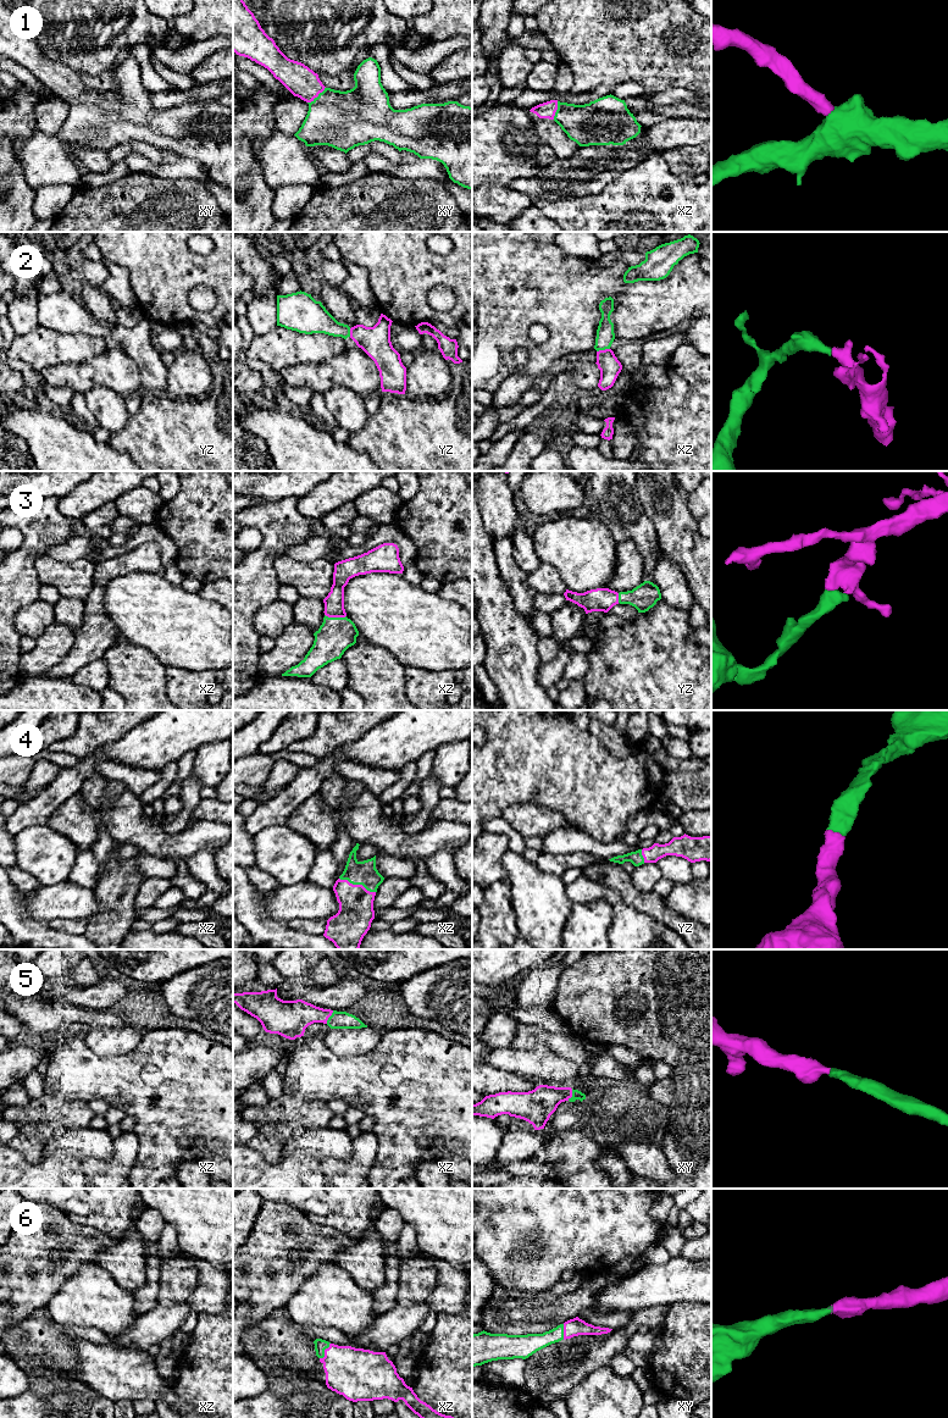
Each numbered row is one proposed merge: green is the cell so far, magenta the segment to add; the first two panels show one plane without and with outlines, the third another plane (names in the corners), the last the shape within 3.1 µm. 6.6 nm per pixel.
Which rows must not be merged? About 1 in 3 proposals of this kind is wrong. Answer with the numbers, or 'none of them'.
none of them

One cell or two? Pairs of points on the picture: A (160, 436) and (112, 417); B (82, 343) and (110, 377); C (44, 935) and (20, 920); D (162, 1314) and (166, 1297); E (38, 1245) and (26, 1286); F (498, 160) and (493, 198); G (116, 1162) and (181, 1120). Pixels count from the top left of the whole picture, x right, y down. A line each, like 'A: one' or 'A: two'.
A: two
B: two
C: one
D: two
E: one
F: two
G: two

